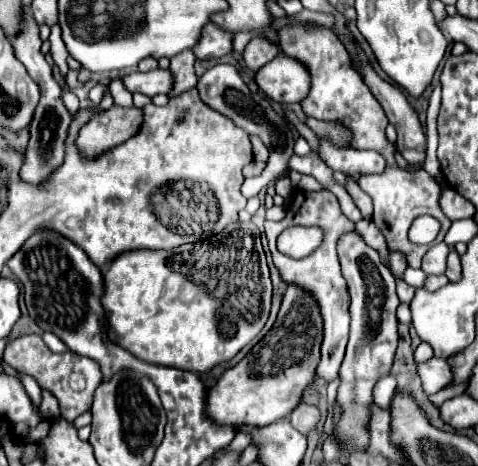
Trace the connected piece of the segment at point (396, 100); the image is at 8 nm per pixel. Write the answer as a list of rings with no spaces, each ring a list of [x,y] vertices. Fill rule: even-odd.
[[[359,48],[359,54],[357,54],[357,60],[363,64],[365,84],[371,88],[375,98],[381,102],[389,122],[397,130],[397,150],[407,160],[407,164],[423,164],[427,142],[425,142],[425,132],[419,124],[419,118],[415,114],[415,110],[409,106],[405,96],[395,86],[381,80],[373,72],[373,68],[369,66],[369,60],[365,58],[361,48]]]

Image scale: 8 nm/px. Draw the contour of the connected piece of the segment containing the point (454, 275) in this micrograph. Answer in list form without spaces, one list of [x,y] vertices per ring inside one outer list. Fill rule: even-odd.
[[[451,250],[449,256],[447,256],[445,276],[449,278],[449,282],[459,282],[461,280],[461,260],[459,260],[459,254],[455,250]]]

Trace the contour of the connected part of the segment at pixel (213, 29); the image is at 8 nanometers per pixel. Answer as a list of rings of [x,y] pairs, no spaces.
[[[207,24],[207,28],[203,28],[203,36],[199,36],[199,44],[195,44],[193,48],[193,54],[199,60],[221,58],[225,54],[231,54],[231,38],[231,34],[217,28],[215,24]]]

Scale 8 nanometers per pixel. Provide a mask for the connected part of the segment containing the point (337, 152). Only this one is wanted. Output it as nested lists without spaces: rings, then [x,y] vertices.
[[[319,138],[319,150],[317,156],[337,172],[343,172],[345,176],[355,174],[377,174],[385,168],[385,160],[381,154],[371,150],[345,150],[337,148],[329,138]]]

